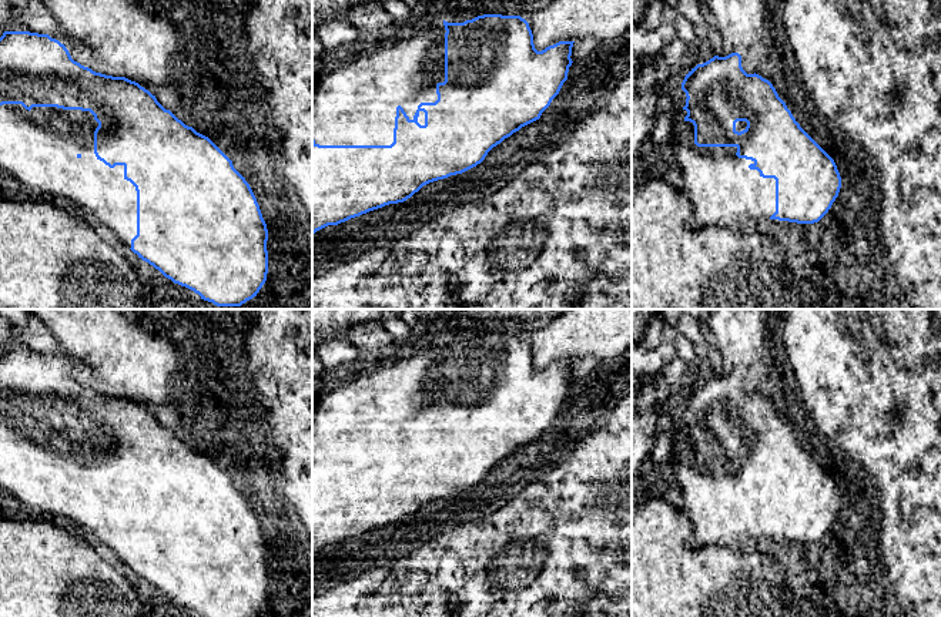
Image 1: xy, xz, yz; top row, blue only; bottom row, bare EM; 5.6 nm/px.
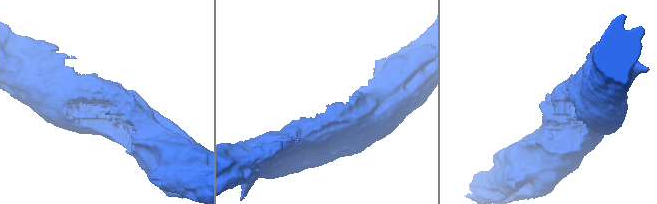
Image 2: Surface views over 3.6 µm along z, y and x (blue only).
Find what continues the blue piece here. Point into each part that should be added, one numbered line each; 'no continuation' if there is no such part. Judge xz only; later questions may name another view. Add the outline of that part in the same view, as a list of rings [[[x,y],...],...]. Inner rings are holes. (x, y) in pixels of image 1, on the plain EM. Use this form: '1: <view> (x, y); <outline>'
1: xz (357, 423); [[[438,341],[435,349],[425,348],[419,355],[403,359],[392,368],[375,370],[326,395],[312,412],[312,457],[319,465],[391,465],[396,426],[401,425],[409,439],[421,422],[438,419],[436,403],[445,400],[445,345]]]

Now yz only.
1: yz (722, 507); [[[690,440],[677,443],[673,455],[677,456],[674,470],[691,524],[690,546],[727,546],[733,540],[759,540],[776,532],[776,499],[763,497],[757,489],[750,489],[749,484],[754,480],[739,477],[737,466],[697,466]]]

